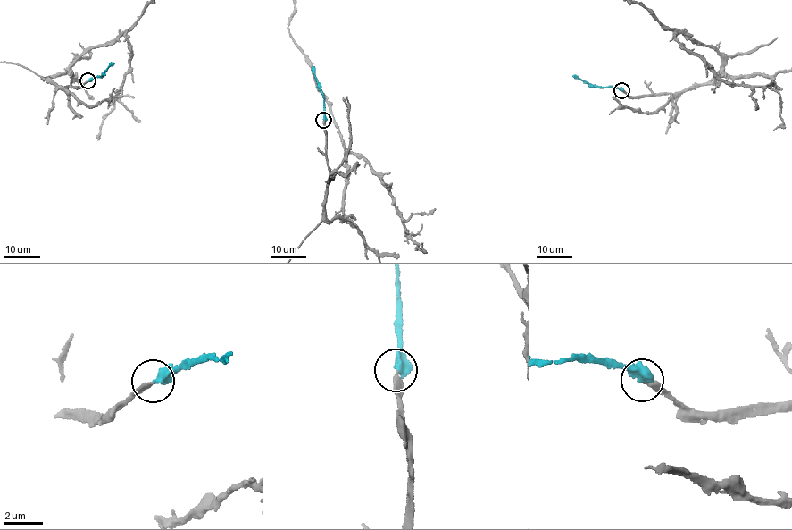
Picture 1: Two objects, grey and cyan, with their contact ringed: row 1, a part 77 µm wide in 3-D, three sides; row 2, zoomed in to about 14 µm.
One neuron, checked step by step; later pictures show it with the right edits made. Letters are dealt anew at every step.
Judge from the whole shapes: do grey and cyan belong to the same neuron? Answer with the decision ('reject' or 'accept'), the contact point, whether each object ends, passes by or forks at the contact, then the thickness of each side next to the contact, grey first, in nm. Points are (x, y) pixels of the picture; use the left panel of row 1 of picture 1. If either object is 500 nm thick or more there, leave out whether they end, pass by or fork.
accept; place (87, 80); calibres 180 and 550 nm

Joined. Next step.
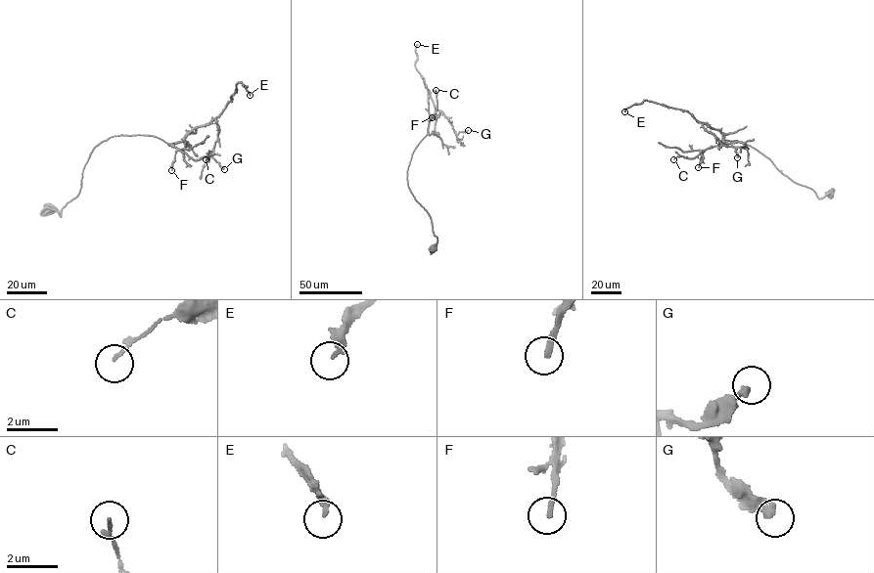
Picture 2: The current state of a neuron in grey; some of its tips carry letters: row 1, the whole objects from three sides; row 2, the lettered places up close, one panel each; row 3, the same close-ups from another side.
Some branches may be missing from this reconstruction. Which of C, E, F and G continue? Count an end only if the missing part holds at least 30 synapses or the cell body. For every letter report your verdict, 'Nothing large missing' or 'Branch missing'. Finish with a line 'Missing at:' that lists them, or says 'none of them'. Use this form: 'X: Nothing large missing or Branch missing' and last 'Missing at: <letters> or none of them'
C: Nothing large missing
E: Nothing large missing
F: Nothing large missing
G: Nothing large missing
Missing at: none of them

